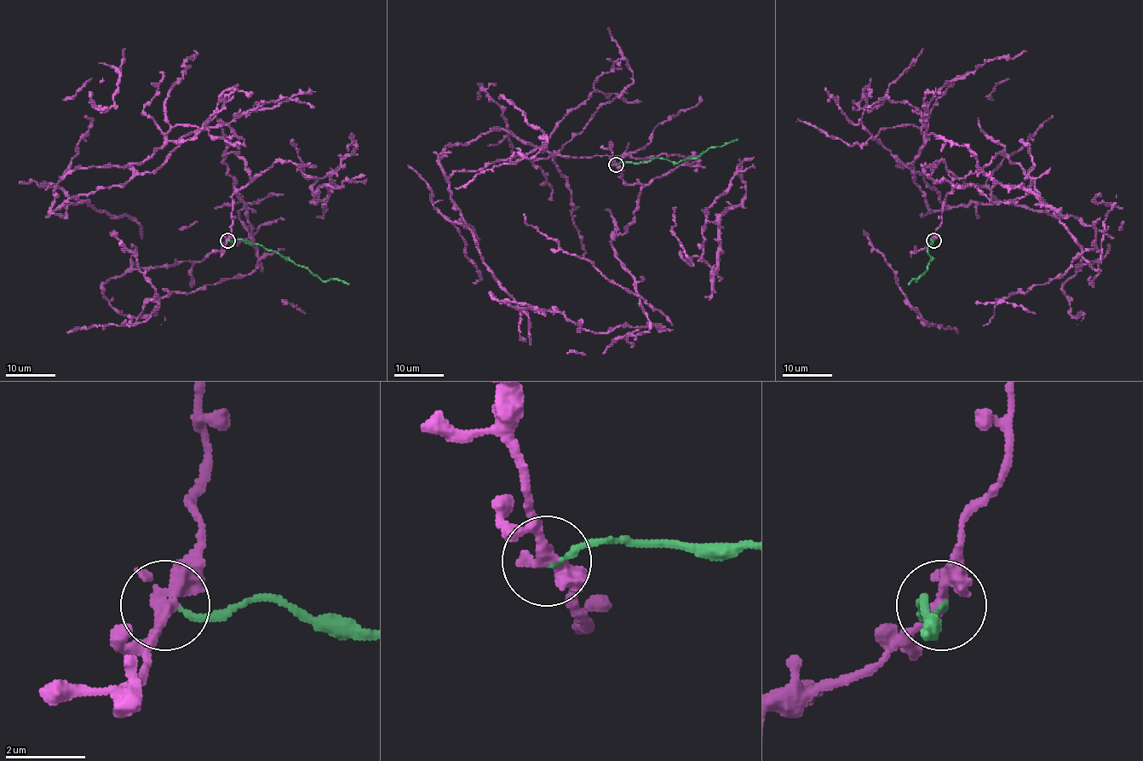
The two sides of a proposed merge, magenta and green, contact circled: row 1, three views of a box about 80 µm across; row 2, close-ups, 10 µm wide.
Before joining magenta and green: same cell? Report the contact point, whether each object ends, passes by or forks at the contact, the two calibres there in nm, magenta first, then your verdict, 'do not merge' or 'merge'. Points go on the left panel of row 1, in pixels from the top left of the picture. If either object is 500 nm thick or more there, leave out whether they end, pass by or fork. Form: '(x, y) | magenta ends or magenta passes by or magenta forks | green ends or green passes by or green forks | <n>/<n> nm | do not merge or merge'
(227, 240) | magenta passes by | green ends | 320/170 nm | do not merge

